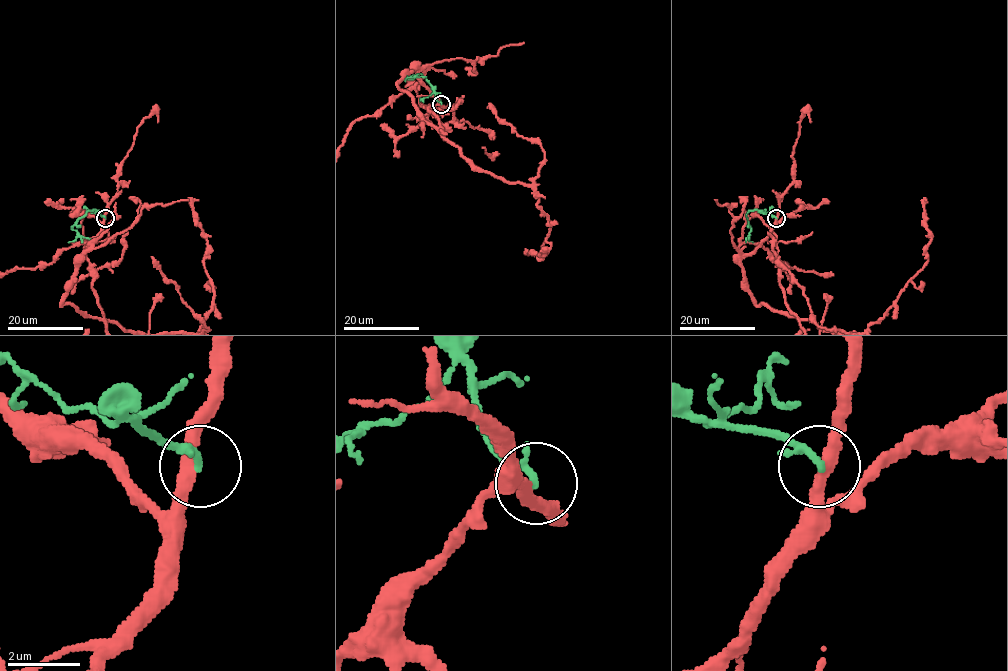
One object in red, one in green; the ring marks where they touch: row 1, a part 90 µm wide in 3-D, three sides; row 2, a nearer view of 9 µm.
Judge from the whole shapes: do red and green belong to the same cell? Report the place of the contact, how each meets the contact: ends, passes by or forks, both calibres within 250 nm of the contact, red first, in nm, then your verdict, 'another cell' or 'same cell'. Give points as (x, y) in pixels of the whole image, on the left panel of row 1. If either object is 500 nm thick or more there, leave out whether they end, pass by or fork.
place (105, 218); red passes by; green ends; calibres 360 and 200 nm; another cell

